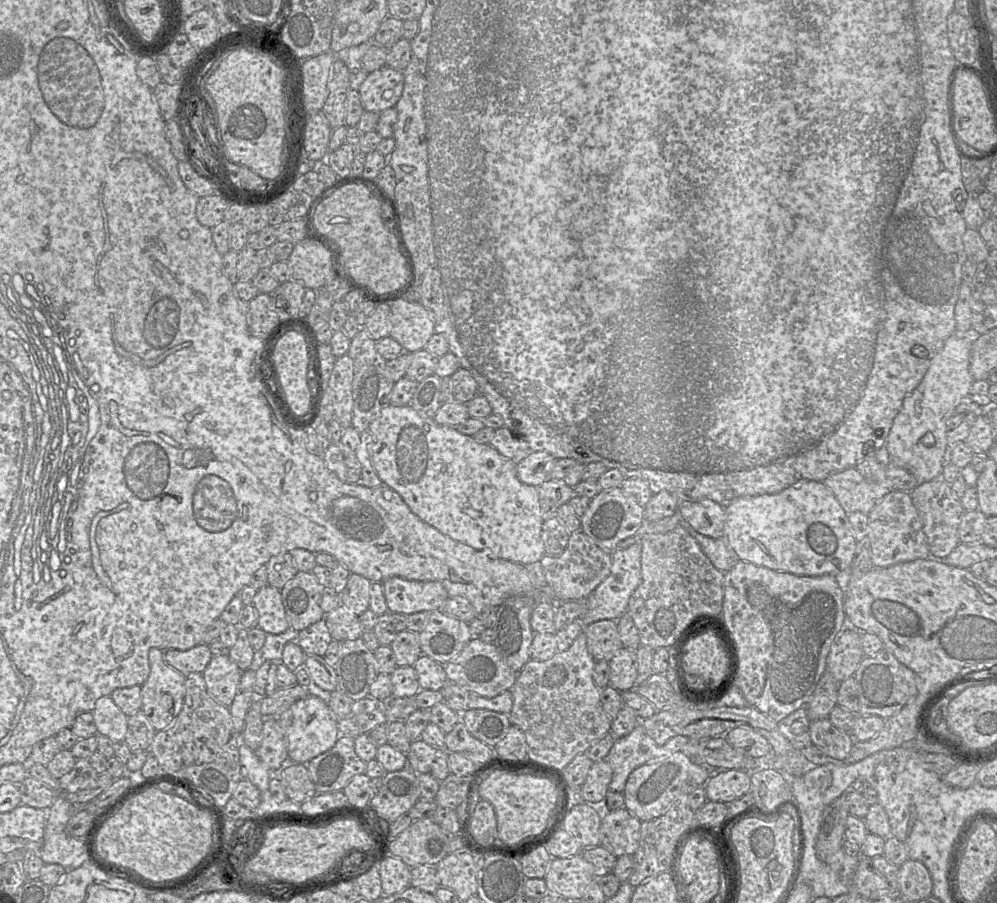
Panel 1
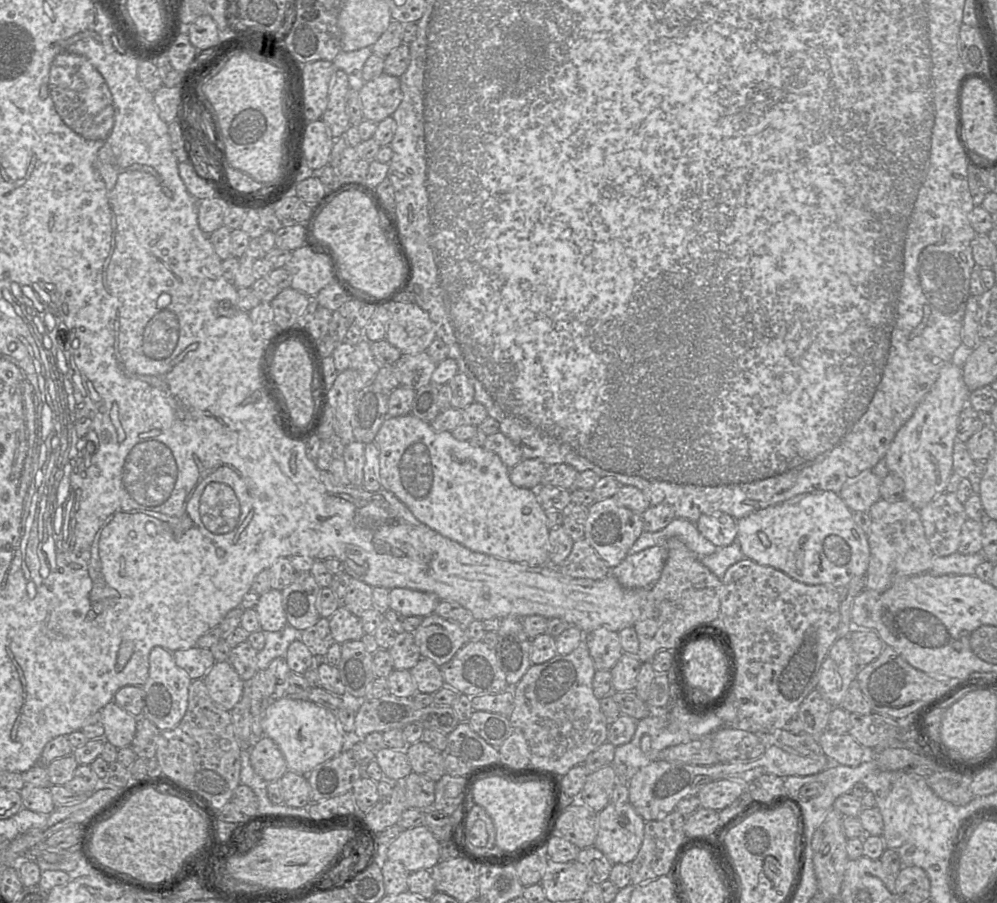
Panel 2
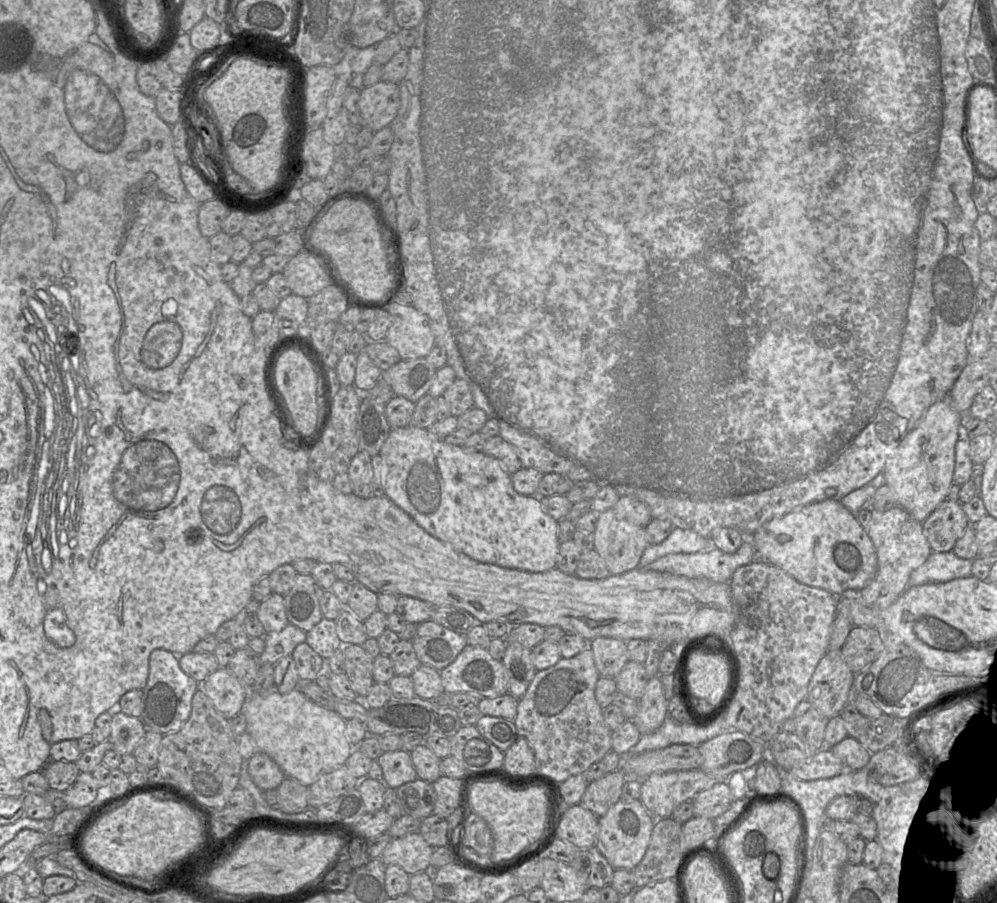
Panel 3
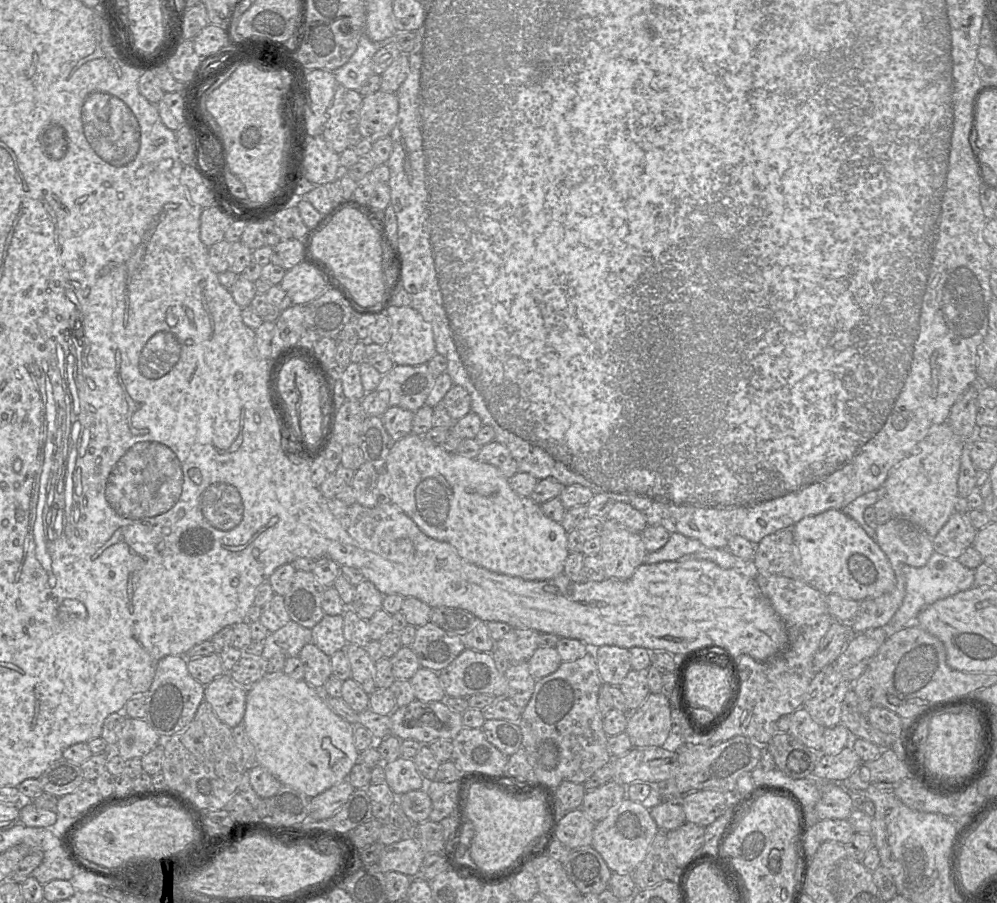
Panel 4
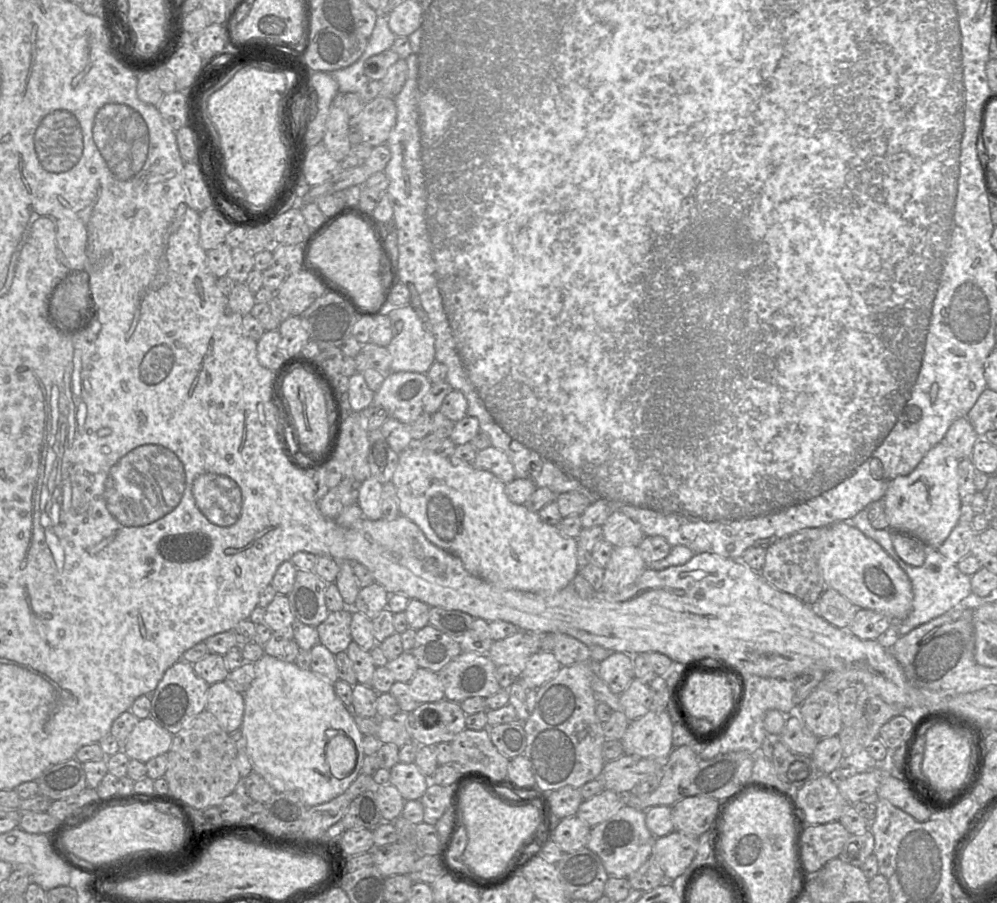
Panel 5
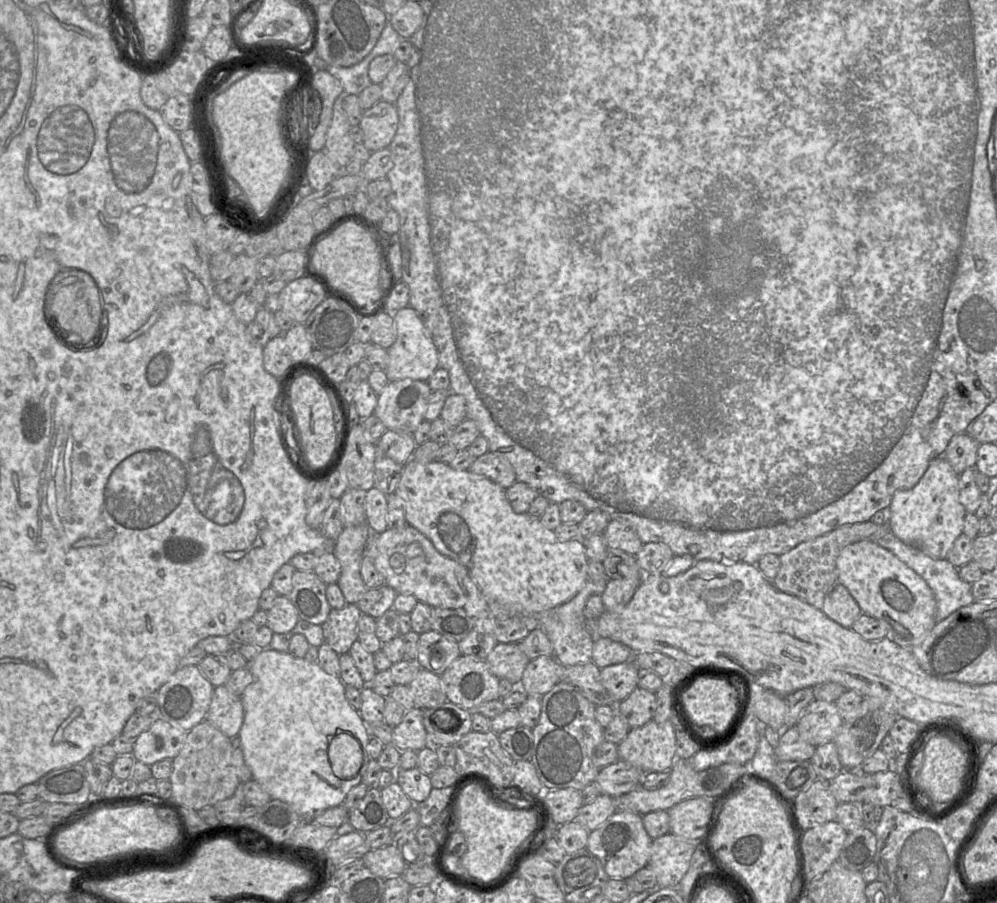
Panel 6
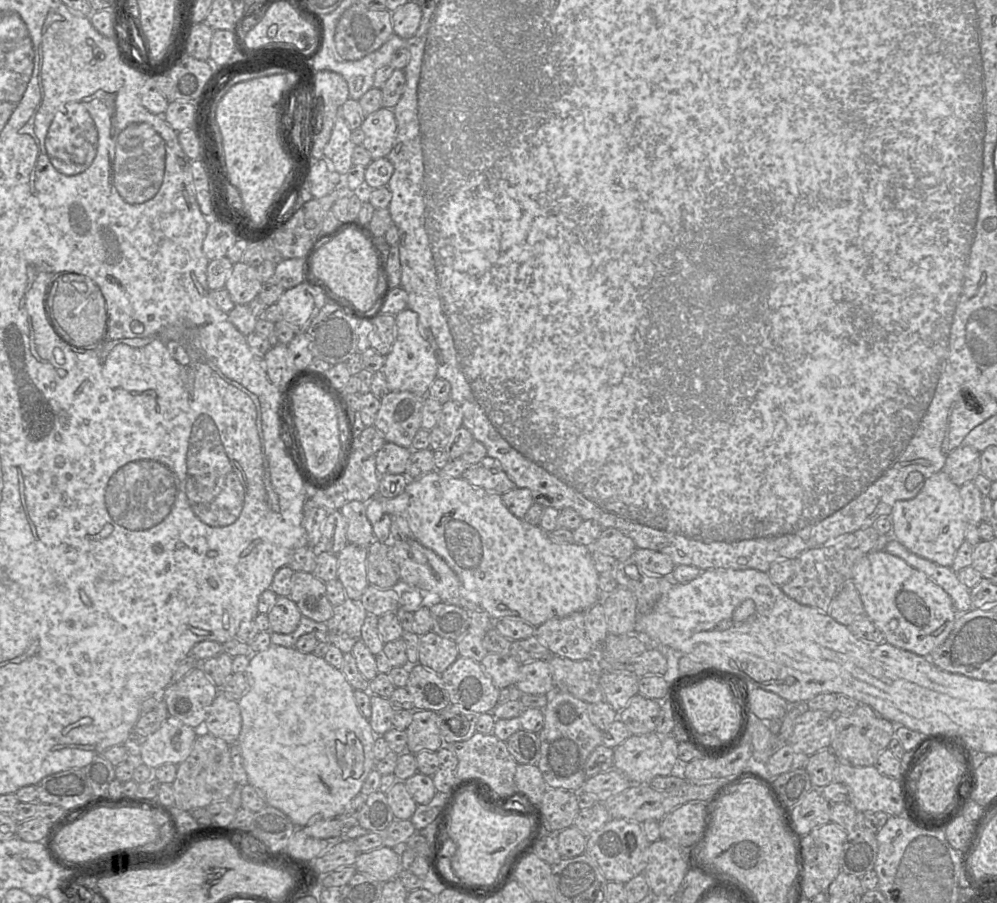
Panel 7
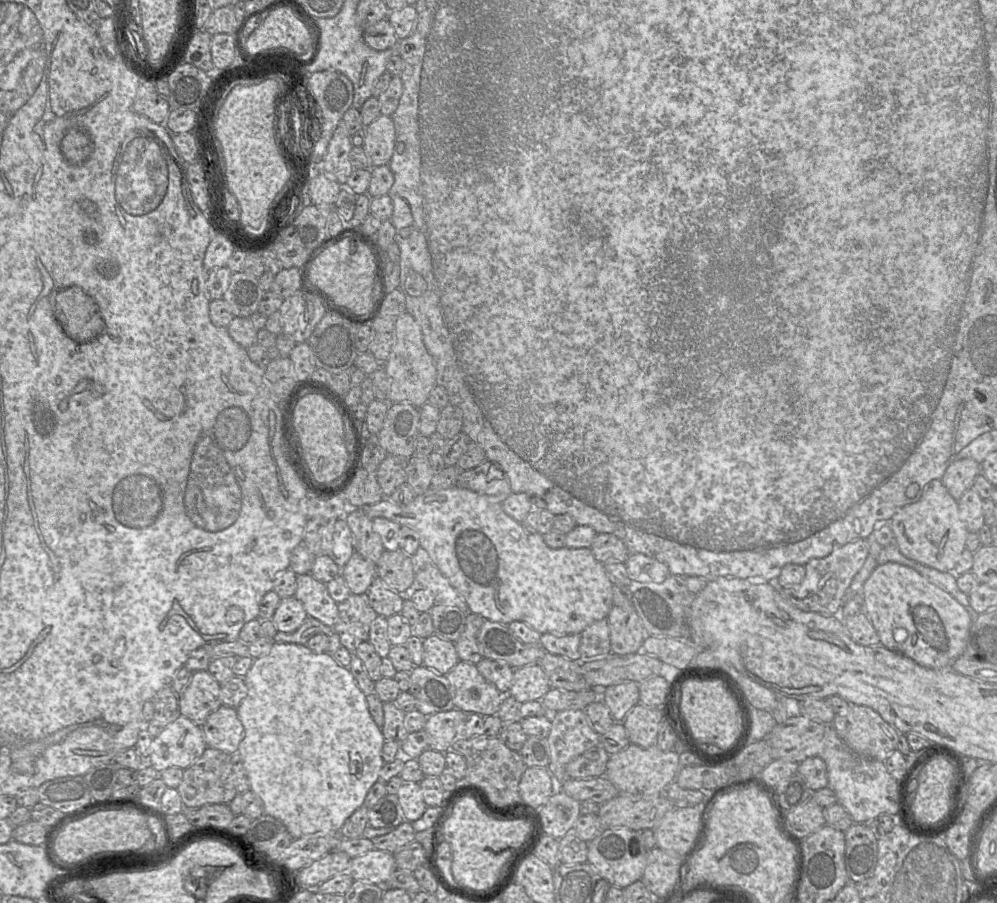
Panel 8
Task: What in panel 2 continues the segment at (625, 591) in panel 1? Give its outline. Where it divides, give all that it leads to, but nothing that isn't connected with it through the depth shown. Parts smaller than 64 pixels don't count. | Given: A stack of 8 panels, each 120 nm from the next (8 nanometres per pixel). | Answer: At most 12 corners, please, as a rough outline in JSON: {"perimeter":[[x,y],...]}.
{"perimeter":[[665,545],[628,554],[611,574],[626,589],[651,587]]}

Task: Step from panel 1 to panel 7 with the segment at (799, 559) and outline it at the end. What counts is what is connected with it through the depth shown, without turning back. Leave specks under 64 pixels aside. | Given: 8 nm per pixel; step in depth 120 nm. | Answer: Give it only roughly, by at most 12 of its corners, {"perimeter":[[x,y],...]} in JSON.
{"perimeter":[[872,551],[852,581],[889,644],[929,657],[958,615],[902,558]]}

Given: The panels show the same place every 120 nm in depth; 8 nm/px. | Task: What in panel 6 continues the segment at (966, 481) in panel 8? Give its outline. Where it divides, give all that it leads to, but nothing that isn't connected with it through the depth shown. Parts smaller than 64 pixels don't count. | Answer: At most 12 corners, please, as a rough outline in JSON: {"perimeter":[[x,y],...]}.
{"perimeter":[[953,436],[943,457],[960,475],[975,468],[980,443]]}

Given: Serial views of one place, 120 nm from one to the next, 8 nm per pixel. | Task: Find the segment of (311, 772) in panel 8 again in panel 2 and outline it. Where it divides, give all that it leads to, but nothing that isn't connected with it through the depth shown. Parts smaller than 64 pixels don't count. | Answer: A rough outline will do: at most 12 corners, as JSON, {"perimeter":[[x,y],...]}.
{"perimeter":[[272,700],[263,734],[288,769],[308,775],[344,750],[336,713],[309,700]]}

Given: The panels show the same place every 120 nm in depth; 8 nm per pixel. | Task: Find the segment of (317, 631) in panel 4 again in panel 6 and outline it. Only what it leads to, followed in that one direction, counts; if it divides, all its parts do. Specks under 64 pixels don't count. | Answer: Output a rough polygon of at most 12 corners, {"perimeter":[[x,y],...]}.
{"perimeter":[[357,604],[331,609],[321,625],[325,643],[338,655],[357,640]]}

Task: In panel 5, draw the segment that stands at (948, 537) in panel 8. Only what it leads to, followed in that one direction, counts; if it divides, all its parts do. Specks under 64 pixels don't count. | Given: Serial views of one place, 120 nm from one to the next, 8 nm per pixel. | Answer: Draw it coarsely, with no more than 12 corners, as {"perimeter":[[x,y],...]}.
{"perimeter":[[940,442],[884,496],[889,530],[936,549],[959,522],[959,462]]}

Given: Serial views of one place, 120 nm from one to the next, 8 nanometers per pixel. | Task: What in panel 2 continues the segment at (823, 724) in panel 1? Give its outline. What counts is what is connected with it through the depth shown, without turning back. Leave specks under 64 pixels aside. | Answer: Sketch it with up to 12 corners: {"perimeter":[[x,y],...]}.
{"perimeter":[[827,729],[818,743],[831,763],[856,767],[867,750],[849,733]]}

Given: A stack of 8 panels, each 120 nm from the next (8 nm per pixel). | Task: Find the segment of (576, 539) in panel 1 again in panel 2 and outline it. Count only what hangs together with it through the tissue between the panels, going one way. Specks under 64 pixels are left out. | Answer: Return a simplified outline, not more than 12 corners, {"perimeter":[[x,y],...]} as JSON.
{"perimeter":[[585,538],[574,541],[557,568],[564,575],[603,579],[612,570]]}

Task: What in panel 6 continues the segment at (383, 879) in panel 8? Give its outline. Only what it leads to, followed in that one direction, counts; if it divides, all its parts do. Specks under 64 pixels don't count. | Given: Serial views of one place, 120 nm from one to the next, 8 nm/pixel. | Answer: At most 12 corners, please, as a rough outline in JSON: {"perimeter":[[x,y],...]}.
{"perimeter":[[394,843],[369,849],[364,867],[382,879],[401,876],[405,864]]}

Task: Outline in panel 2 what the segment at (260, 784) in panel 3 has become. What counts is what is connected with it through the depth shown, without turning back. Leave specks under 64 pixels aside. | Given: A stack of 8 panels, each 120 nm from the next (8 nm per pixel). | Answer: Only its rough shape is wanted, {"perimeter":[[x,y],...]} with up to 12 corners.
{"perimeter":[[265,735],[250,748],[254,771],[267,782],[288,770],[279,747]]}

